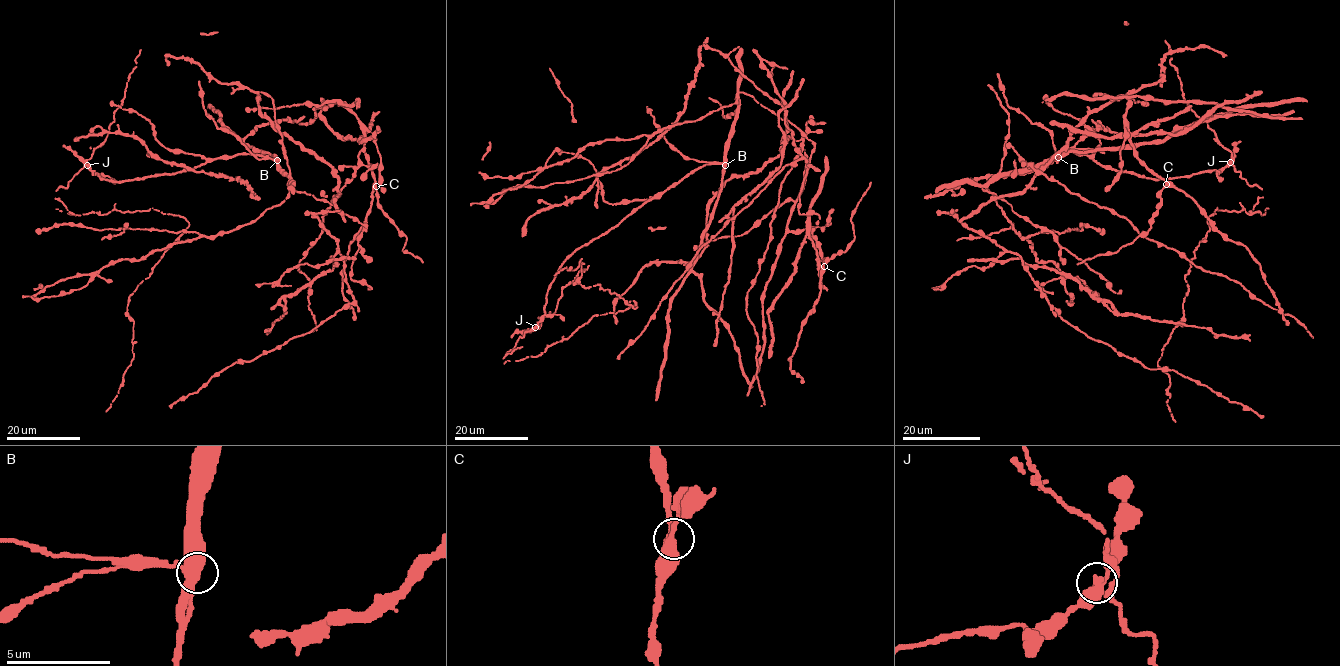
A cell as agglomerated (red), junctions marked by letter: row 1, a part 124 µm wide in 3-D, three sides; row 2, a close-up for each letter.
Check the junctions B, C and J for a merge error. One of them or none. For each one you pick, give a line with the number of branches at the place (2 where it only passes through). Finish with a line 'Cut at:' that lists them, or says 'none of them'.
J: 3
Cut at: J

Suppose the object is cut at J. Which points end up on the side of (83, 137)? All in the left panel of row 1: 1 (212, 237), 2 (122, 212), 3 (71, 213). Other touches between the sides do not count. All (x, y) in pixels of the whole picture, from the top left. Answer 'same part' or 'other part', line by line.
1: same part
2: other part
3: other part

